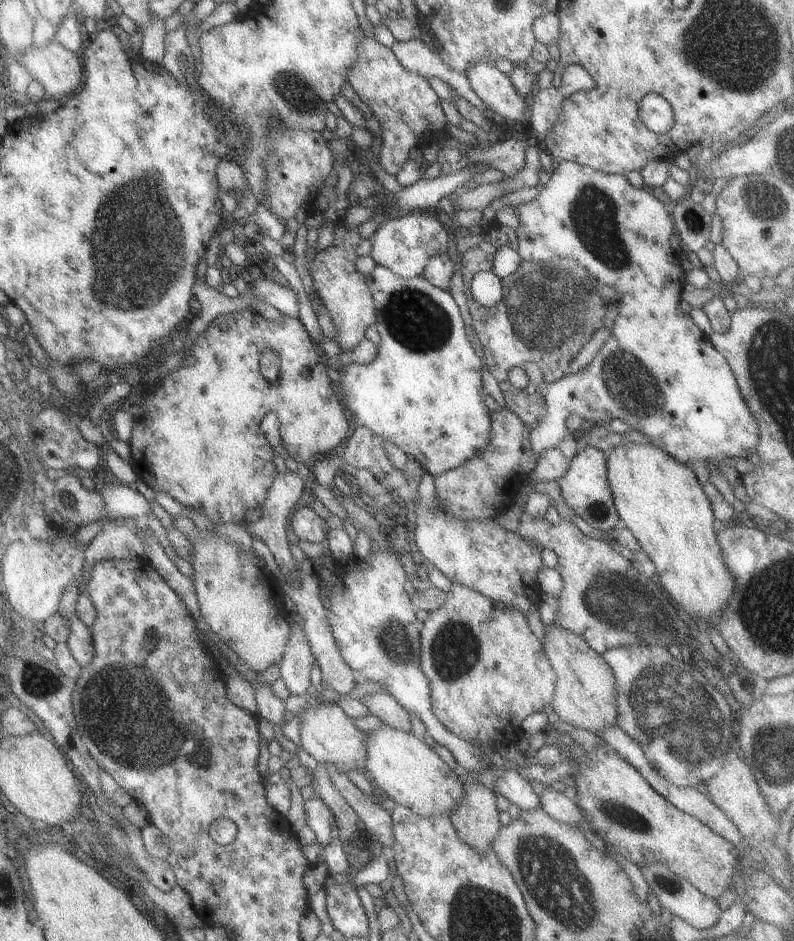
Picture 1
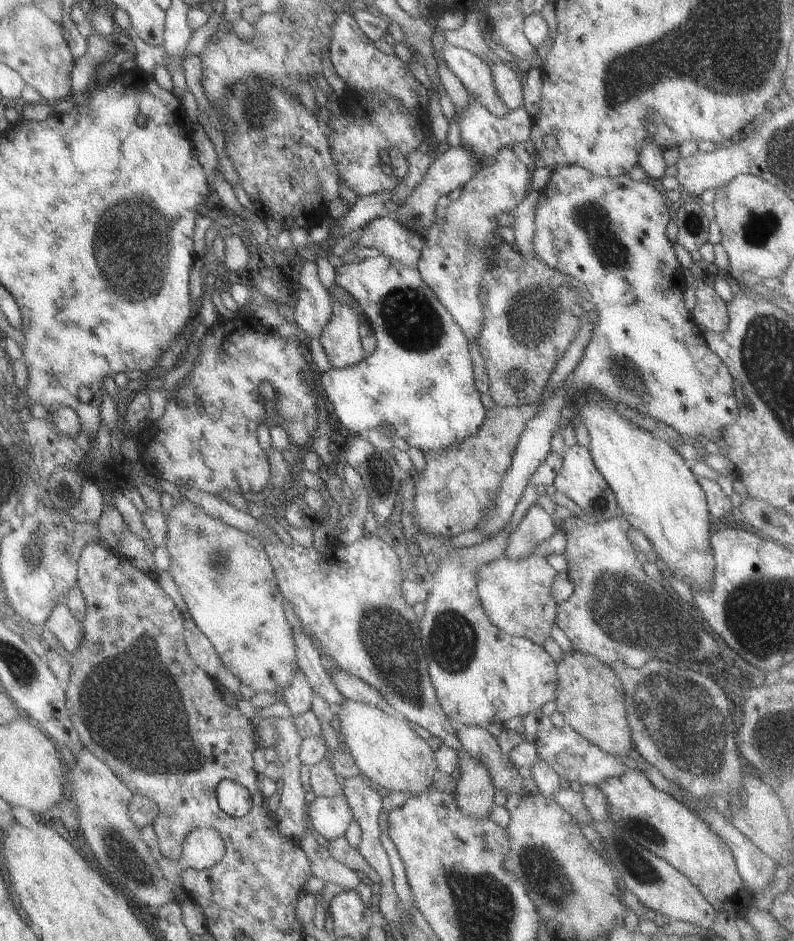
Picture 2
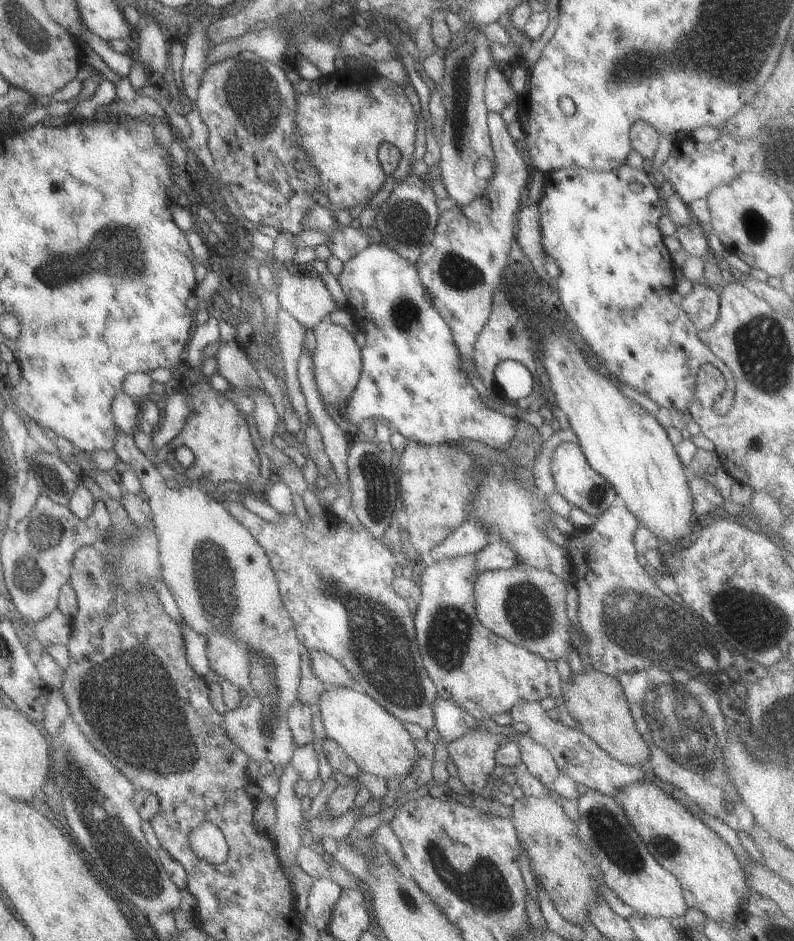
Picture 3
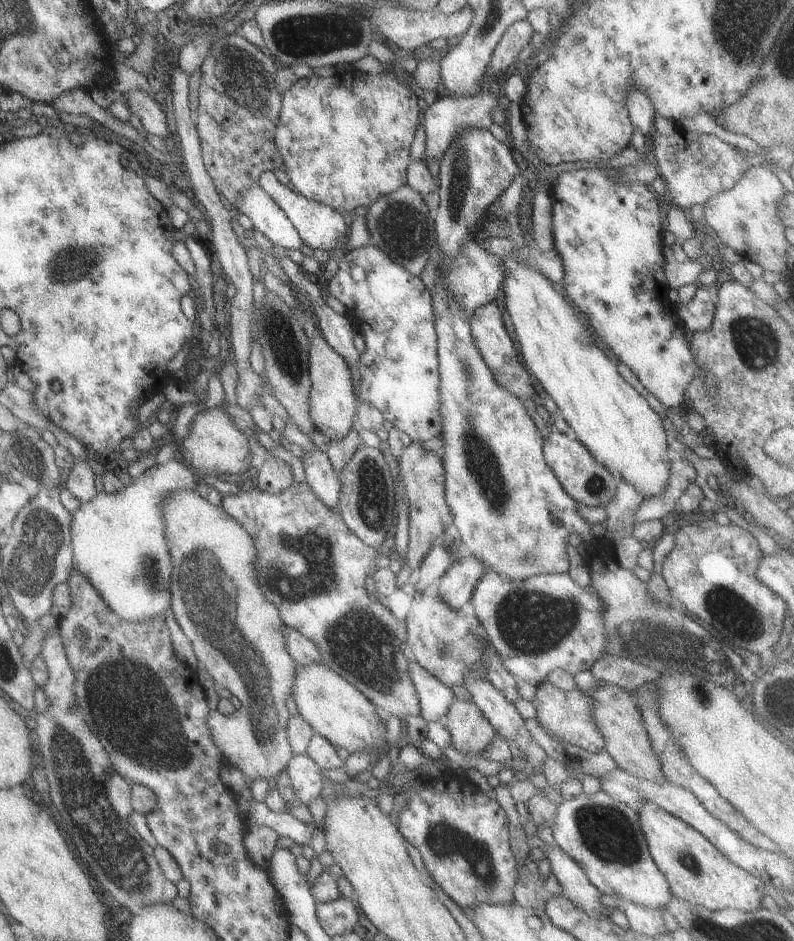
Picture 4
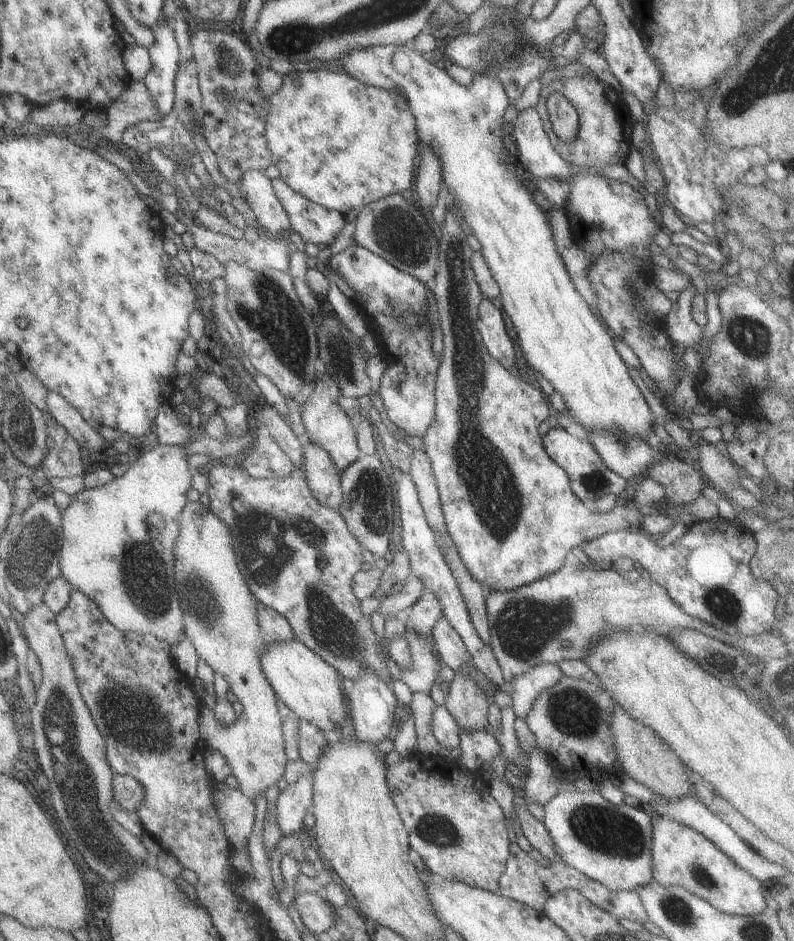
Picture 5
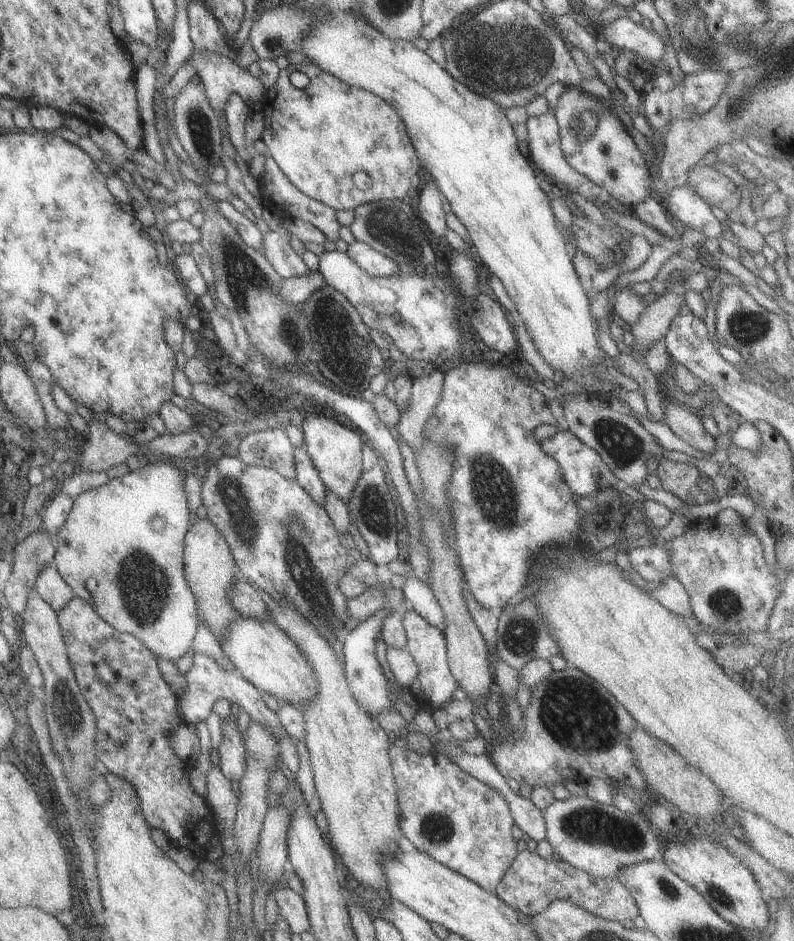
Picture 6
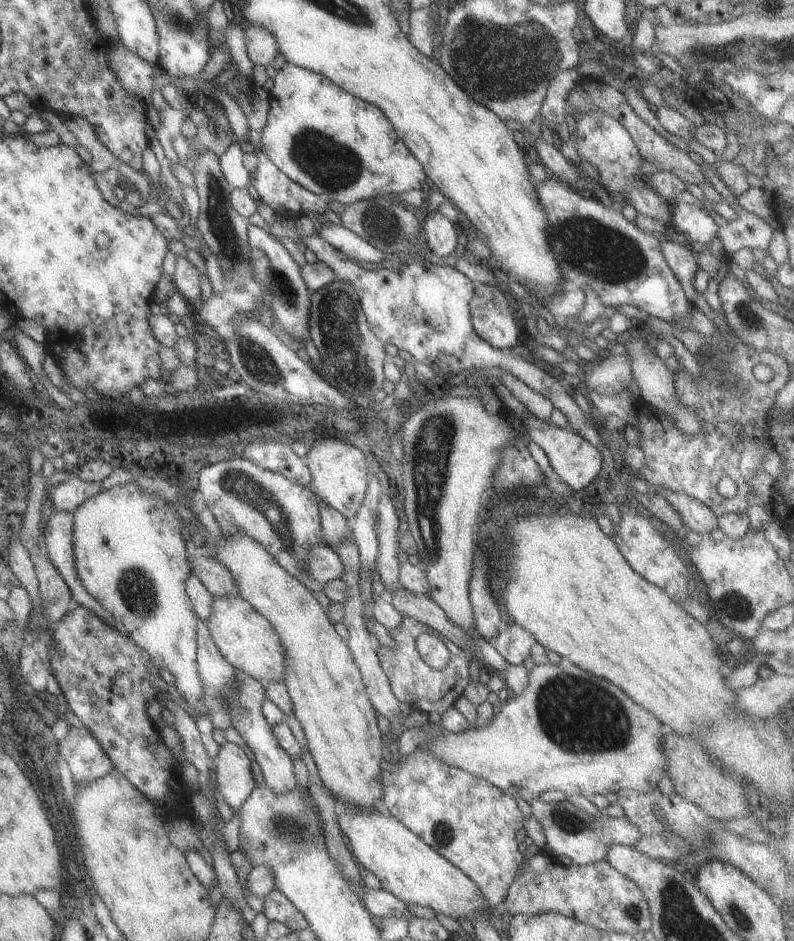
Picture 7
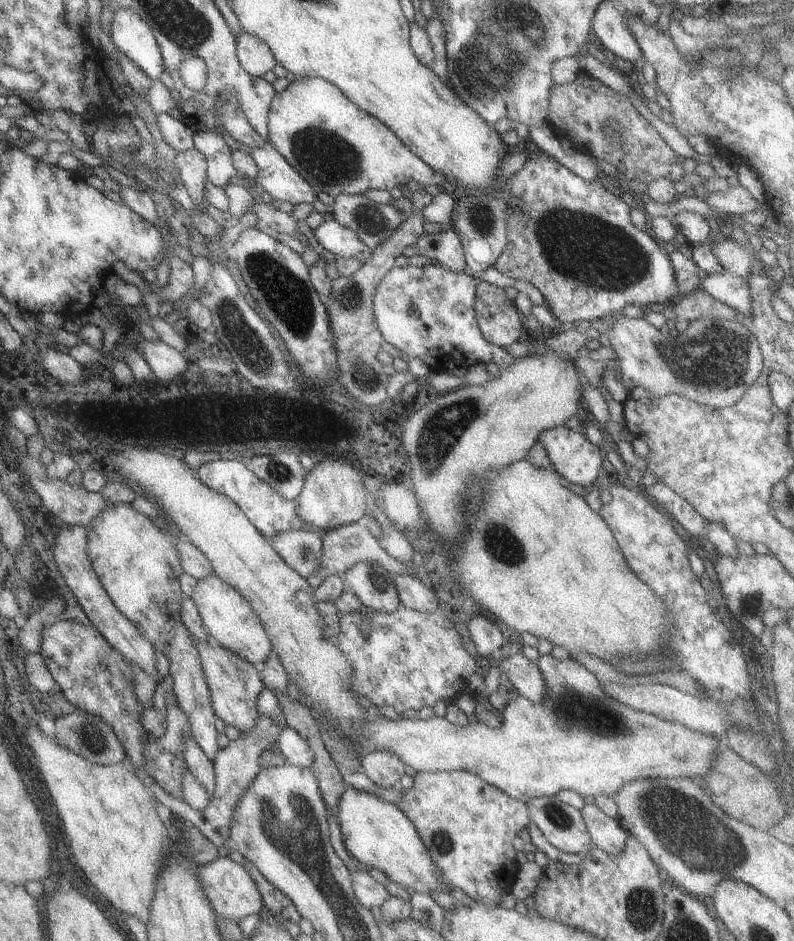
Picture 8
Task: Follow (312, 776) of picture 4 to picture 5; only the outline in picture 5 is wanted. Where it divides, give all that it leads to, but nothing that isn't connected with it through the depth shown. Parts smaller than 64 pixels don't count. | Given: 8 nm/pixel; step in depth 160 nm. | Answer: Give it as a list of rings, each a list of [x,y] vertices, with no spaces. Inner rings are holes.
[[[303,773],[289,783],[281,792],[273,804],[275,820],[279,826],[280,836],[287,836],[303,827],[303,816],[308,813],[312,803],[312,780],[310,773]]]

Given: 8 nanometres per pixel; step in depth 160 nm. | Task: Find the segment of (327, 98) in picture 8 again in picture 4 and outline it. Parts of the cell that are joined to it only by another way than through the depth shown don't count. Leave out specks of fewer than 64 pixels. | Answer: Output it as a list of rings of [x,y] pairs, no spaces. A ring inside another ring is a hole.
[[[349,70],[342,76],[336,73],[330,78],[302,77],[281,96],[273,142],[282,160],[282,170],[295,192],[341,213],[357,206],[368,206],[380,196],[406,184],[405,172],[411,162],[409,143],[421,119],[419,92],[397,83],[386,73]]]

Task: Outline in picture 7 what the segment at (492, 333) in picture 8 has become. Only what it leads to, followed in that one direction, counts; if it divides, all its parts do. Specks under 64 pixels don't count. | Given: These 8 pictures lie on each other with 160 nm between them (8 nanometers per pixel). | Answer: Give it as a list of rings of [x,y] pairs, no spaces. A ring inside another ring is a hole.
[[[475,283],[473,289],[473,296],[468,302],[468,311],[470,314],[470,323],[473,330],[481,337],[489,346],[496,349],[509,349],[515,346],[517,342],[517,333],[519,328],[515,327],[515,320],[511,316],[509,307],[506,304],[508,297],[503,294],[497,286],[489,283]]]

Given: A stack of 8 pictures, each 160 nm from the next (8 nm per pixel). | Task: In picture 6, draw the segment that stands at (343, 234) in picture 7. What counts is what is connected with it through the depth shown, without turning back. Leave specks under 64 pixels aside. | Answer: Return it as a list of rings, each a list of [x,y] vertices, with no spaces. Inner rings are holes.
[[[353,241],[347,245],[345,254],[358,266],[363,272],[372,277],[388,277],[401,273],[398,271],[397,264],[388,256],[374,251],[361,241]]]

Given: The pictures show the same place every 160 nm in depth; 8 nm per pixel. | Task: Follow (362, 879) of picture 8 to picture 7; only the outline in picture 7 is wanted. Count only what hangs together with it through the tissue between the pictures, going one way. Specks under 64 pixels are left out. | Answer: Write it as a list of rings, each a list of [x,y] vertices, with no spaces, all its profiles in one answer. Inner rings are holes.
[[[364,887],[359,901],[369,915],[371,914],[371,916],[379,919],[383,918],[383,916],[395,916],[395,918],[405,916],[409,921],[411,918],[404,903],[393,894],[386,892],[382,887],[377,890]]]

